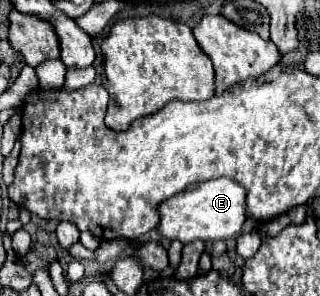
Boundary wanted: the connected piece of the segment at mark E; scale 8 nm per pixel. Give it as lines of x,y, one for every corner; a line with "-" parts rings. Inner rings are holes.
226,176
190,184
186,190
162,202
158,230
170,240
180,240
182,244
194,240
228,240
240,232
246,222
246,188

